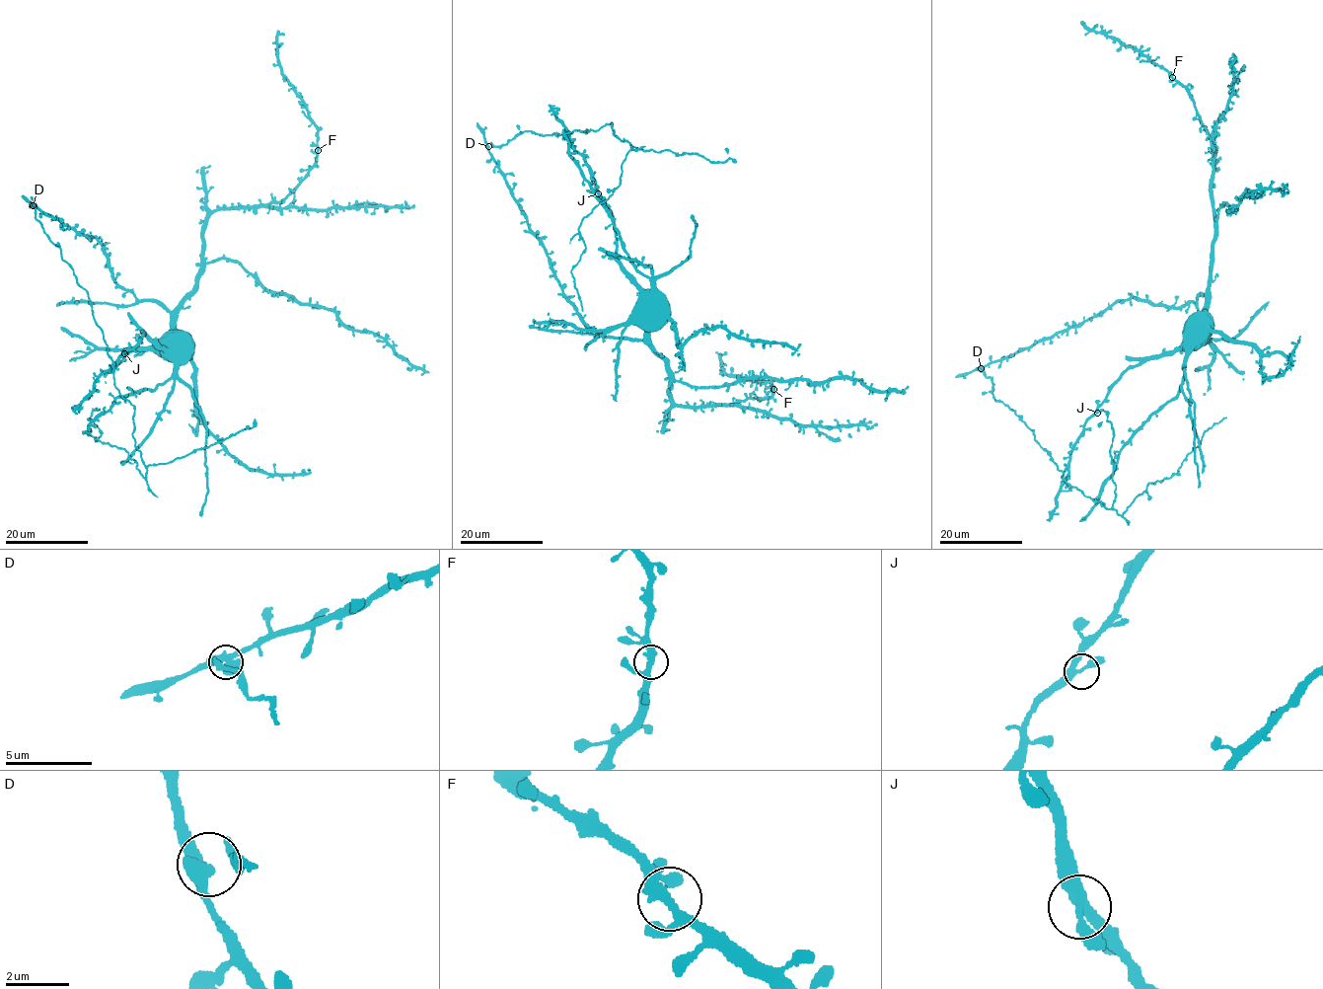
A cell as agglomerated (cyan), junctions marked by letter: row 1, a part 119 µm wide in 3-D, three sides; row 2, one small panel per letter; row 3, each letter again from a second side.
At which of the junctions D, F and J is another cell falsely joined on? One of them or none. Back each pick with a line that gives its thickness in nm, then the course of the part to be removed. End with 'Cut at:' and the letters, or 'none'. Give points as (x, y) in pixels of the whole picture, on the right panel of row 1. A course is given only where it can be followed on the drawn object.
Cut at: none

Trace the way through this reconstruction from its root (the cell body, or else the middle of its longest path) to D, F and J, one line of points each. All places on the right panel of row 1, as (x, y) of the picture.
D: (1185, 328), (1202, 311), (1205, 296), (1178, 308), (1117, 300), (1092, 317), (981, 368)
F: (1185, 328), (1185, 321), (1204, 308), (1207, 303), (1214, 239), (1213, 148), (1195, 103), (1184, 87), (1172, 77)
J: (1185, 328), (1181, 345), (1148, 357), (1125, 371), (1097, 413)

